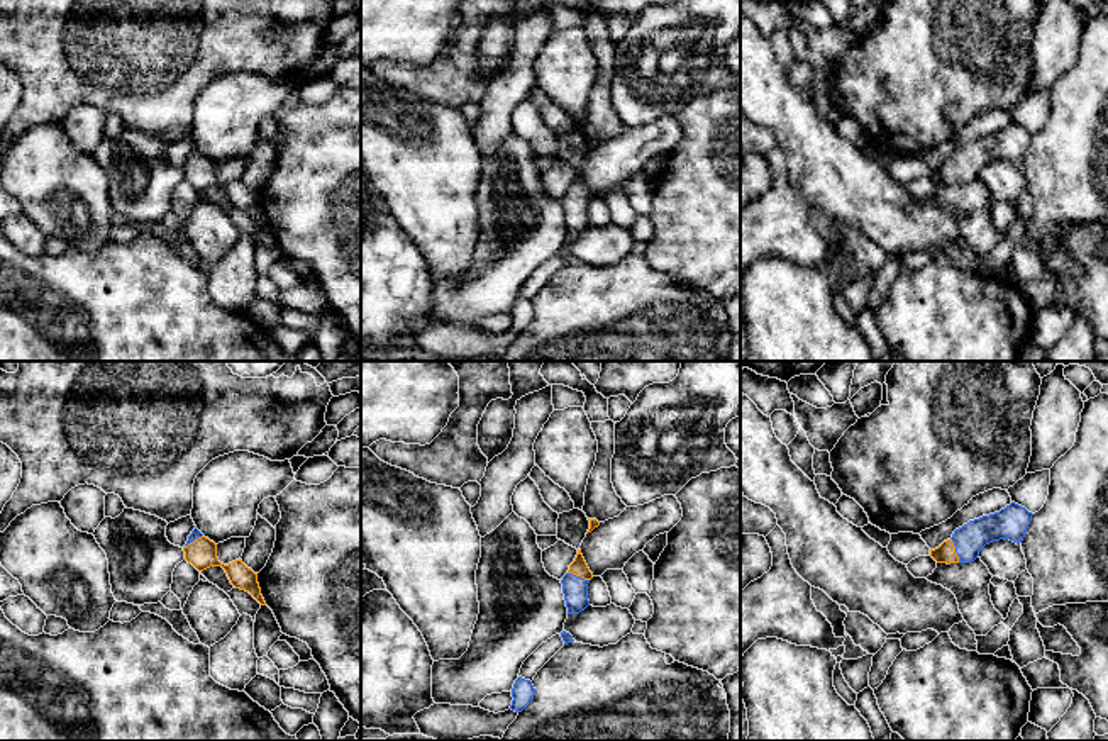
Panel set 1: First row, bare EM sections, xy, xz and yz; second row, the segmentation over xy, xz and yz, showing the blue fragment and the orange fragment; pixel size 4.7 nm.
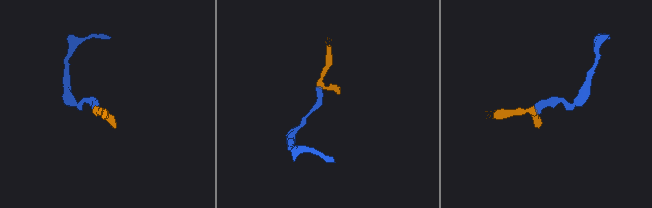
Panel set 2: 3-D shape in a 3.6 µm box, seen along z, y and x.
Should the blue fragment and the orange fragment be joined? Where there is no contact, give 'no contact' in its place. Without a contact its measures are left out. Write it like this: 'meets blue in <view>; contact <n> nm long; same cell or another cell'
meets blue in yz; contact 130 nm long; same cell

